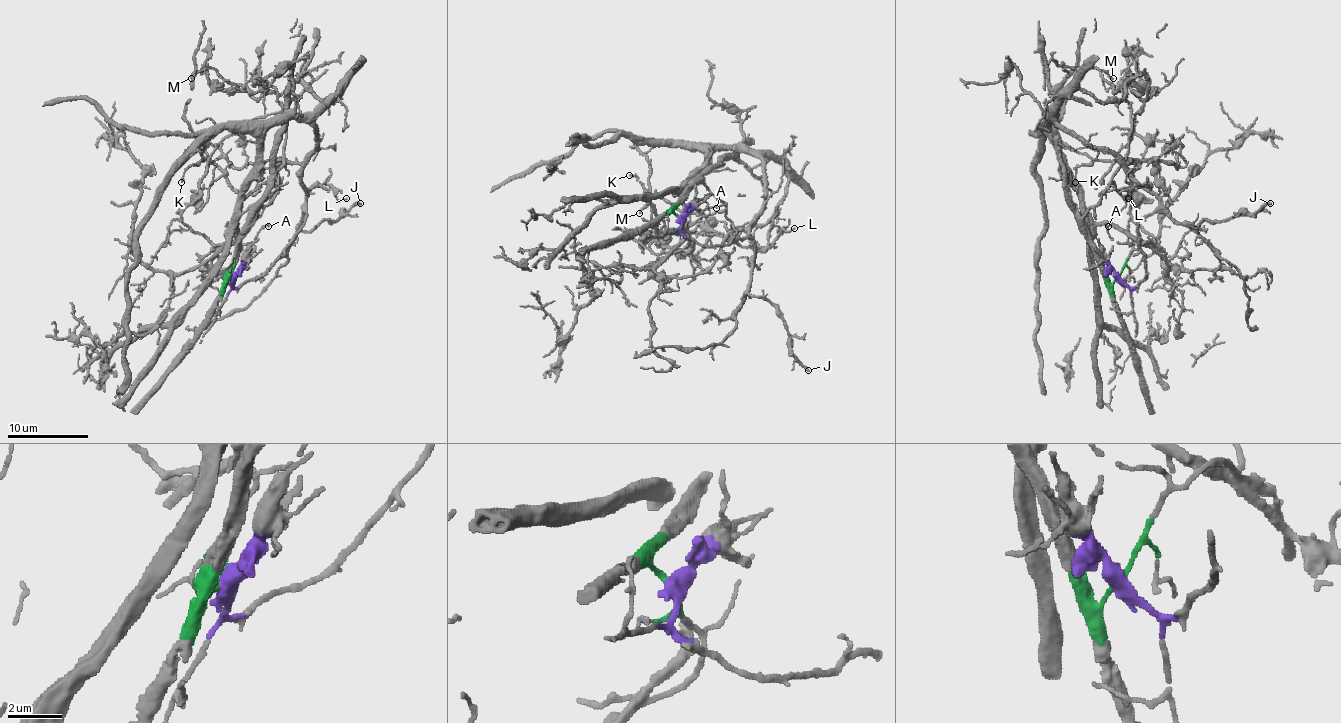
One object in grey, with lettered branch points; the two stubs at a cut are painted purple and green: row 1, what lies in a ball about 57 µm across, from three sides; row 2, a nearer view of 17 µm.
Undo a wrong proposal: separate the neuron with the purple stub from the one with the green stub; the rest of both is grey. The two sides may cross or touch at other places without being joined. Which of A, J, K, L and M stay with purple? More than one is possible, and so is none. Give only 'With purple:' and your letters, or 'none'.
With purple: J, L

